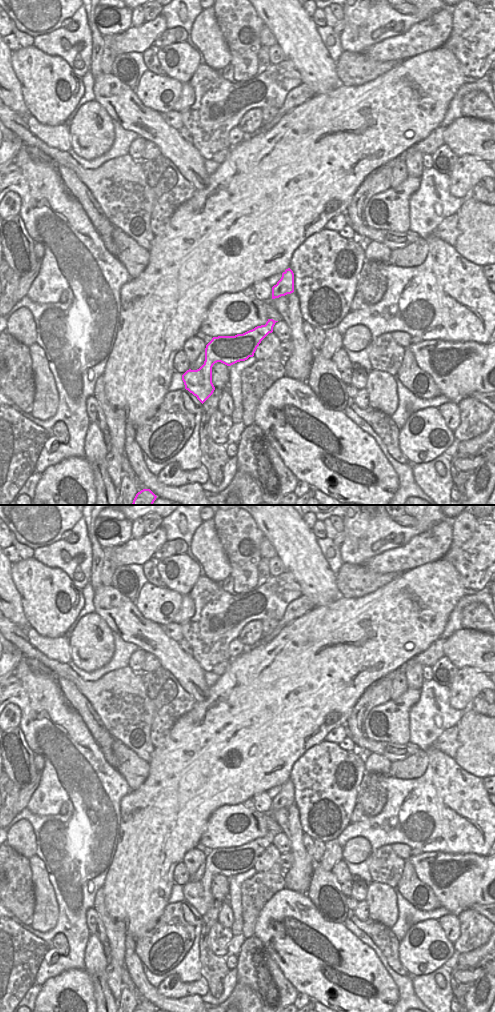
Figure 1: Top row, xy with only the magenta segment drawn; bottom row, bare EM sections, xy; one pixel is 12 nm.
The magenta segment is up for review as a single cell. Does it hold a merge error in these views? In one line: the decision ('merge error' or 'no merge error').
no merge error

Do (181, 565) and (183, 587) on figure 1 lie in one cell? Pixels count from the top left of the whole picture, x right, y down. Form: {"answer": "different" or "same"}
{"answer": "same"}

